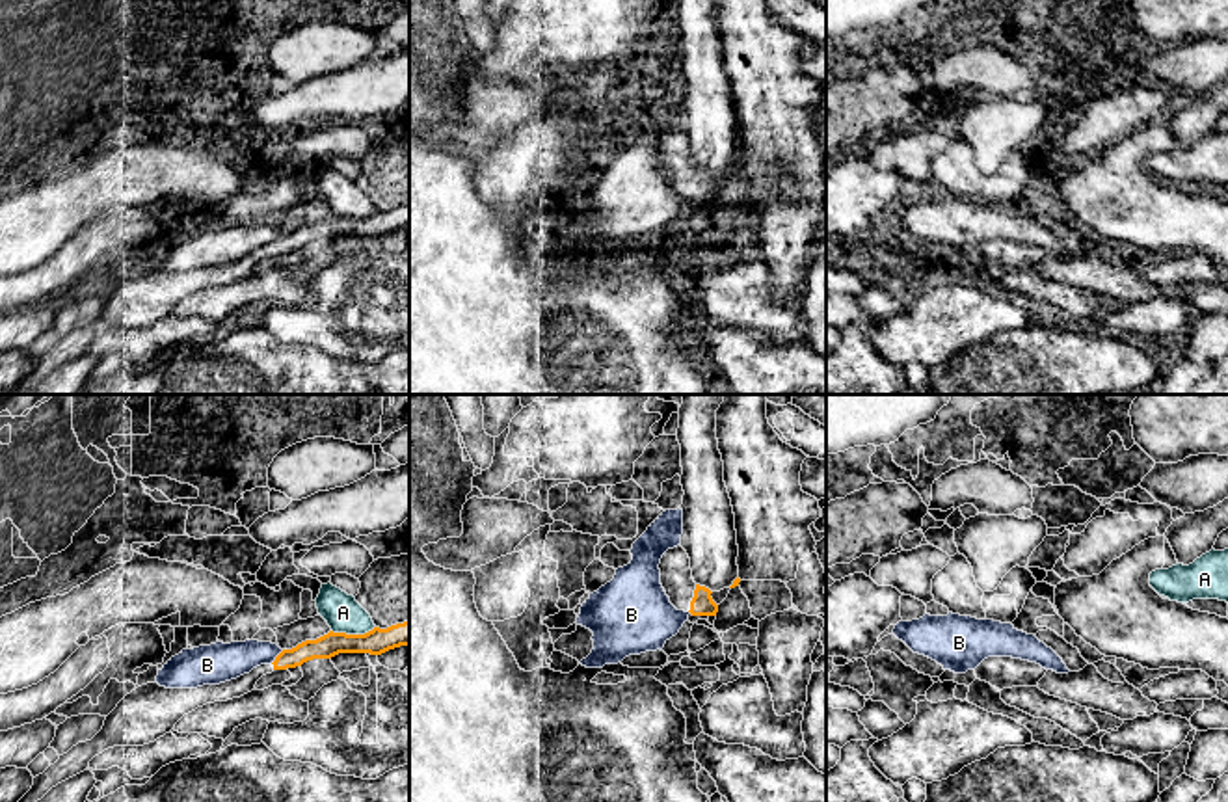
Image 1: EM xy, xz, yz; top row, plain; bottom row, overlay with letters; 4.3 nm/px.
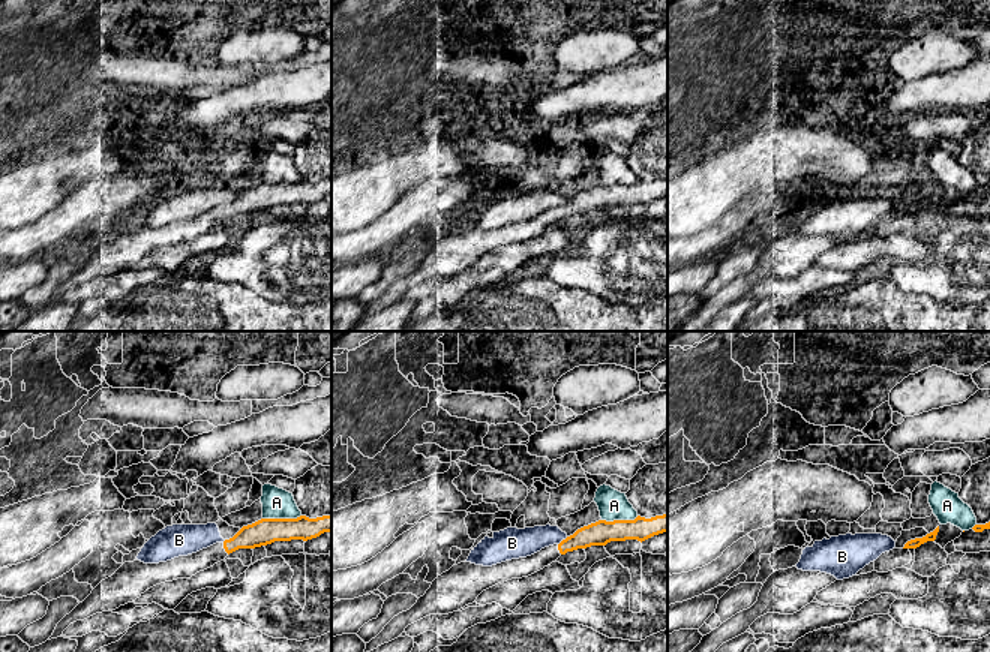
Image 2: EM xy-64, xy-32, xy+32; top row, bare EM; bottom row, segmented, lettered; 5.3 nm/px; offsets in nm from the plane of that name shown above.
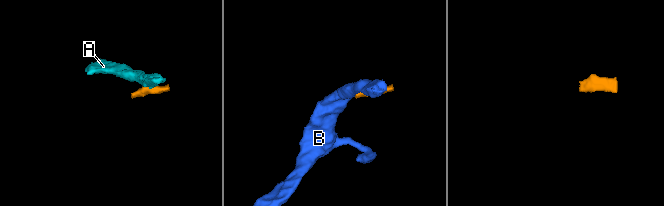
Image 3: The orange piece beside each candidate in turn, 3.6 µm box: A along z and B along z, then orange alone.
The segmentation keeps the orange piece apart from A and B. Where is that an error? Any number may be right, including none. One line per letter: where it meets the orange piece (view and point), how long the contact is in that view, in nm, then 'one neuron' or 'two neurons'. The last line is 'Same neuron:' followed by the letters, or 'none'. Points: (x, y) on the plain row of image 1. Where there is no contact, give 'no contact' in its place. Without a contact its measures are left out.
A: xy (352, 218) | 190 nm | two neurons
B: xy (276, 240) | 90 nm | two neurons
Same neuron: none

